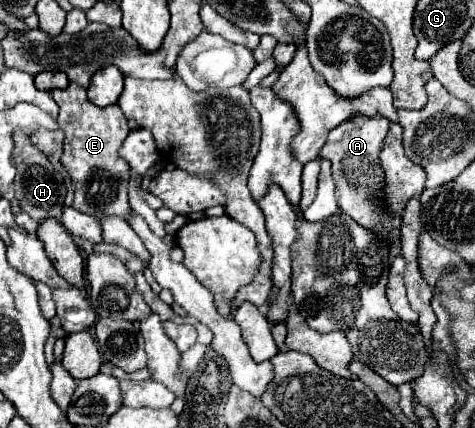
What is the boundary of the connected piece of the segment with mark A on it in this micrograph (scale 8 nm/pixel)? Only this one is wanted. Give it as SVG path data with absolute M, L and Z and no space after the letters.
M367 116L353 118L353 122L343 122L329 132L325 146L319 150L319 156L331 160L339 210L347 214L349 218L353 218L359 226L383 238L391 246L391 258L395 258L395 256L401 256L399 220L391 218L385 206L381 206L383 188L385 188L385 172L379 166L379 152L383 148L383 140L389 132L389 126L391 122L385 118L367 118Z

